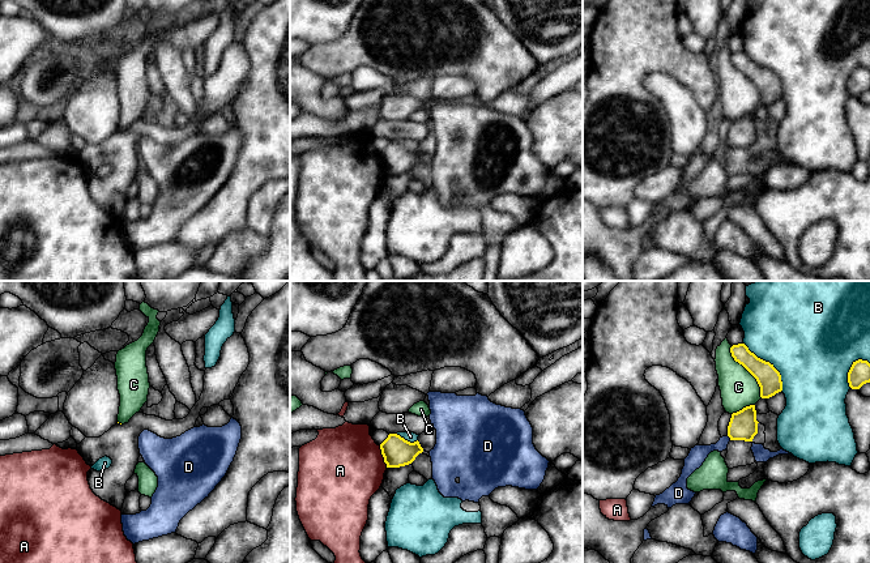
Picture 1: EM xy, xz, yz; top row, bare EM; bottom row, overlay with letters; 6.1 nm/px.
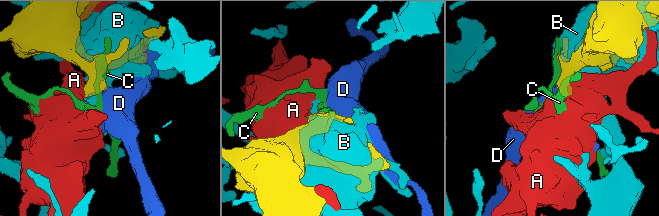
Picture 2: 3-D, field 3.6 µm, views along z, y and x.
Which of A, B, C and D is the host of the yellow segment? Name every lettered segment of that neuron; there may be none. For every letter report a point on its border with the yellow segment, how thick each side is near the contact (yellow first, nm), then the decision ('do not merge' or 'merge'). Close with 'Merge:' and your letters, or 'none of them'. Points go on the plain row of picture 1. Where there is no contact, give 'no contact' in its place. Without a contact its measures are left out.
A: xz (383, 163) | 180/480 nm | do not merge
B: yz (770, 71) | 150/500 nm | do not merge
C: yz (747, 77) | 150/220 nm | do not merge
D: yz (729, 144) | 180/110 nm | merge
Merge: D

